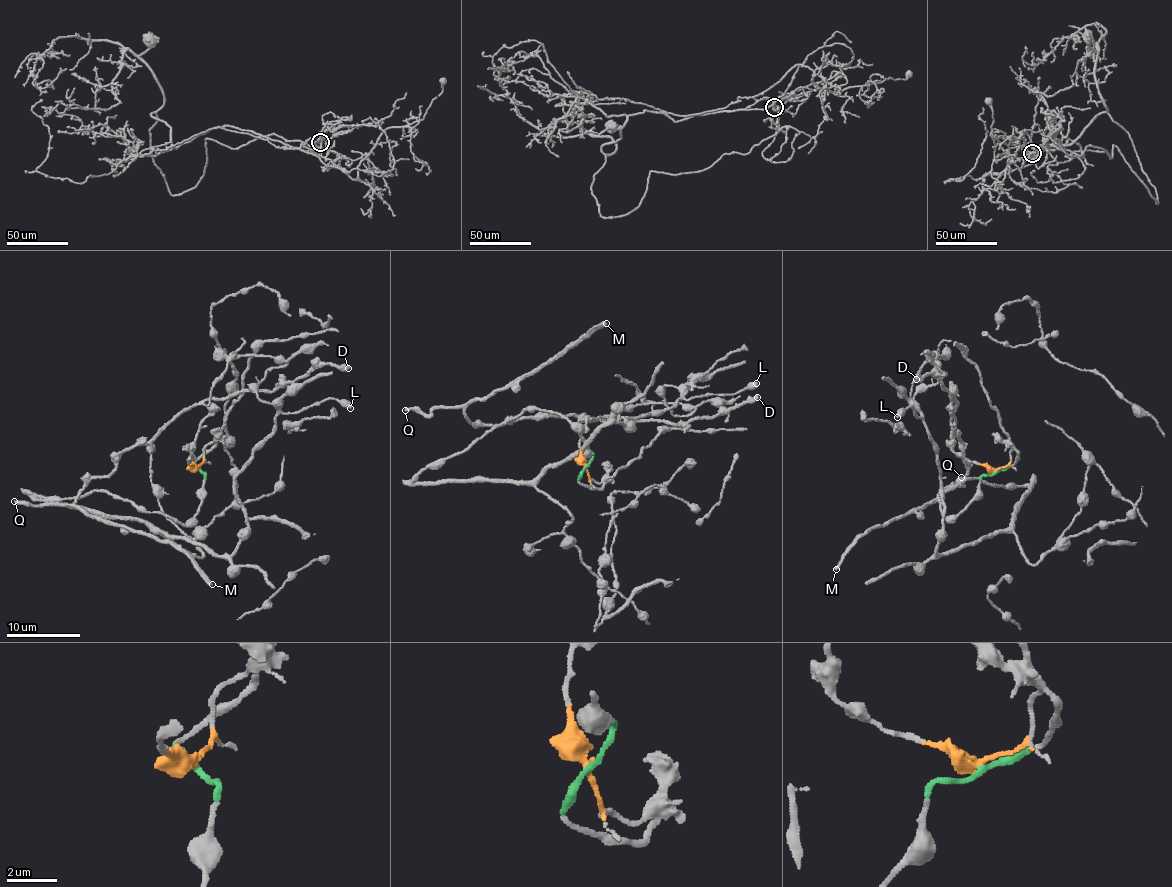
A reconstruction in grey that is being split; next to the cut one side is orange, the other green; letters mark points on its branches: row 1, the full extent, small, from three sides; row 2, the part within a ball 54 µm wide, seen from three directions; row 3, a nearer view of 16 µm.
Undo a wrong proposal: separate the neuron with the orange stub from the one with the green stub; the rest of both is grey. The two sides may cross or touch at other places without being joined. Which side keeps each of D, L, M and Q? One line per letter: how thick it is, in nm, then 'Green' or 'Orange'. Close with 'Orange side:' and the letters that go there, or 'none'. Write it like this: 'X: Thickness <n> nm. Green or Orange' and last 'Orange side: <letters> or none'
D: Thickness 440 nm. Orange
L: Thickness 440 nm. Green
M: Thickness 300 nm. Orange
Q: Thickness 280 nm. Orange
Orange side: D, M, Q

